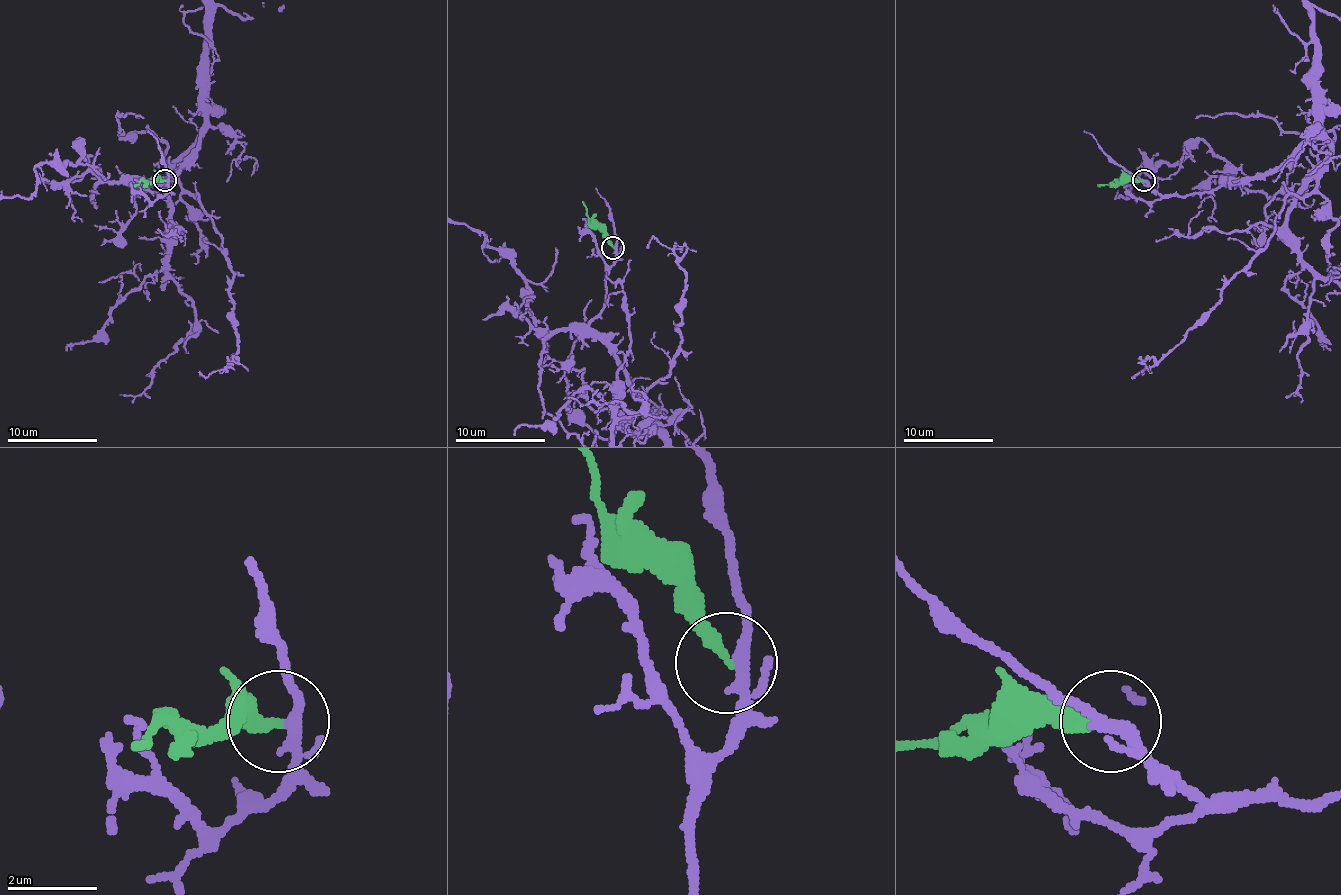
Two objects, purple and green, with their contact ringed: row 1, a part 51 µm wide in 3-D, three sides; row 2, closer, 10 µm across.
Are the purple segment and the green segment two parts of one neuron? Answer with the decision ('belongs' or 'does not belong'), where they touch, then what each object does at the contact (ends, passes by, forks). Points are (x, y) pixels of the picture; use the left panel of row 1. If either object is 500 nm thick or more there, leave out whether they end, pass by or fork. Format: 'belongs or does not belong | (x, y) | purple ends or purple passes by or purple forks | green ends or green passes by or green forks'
does not belong | (165, 180) | purple forks | green ends

